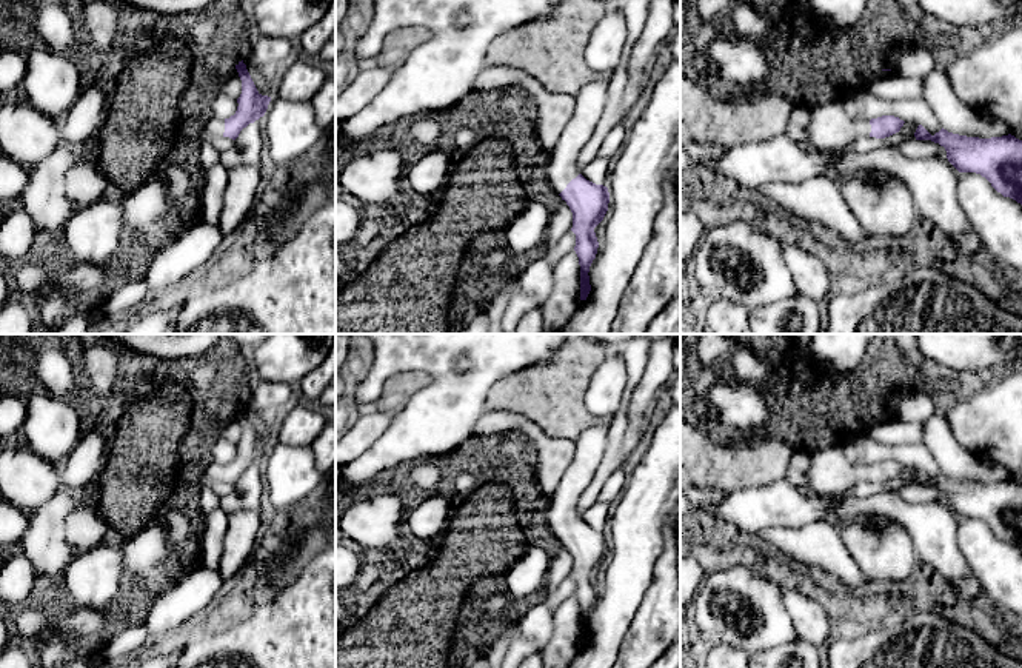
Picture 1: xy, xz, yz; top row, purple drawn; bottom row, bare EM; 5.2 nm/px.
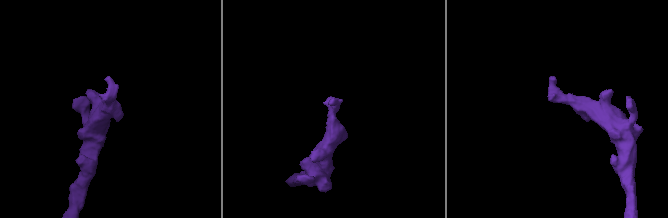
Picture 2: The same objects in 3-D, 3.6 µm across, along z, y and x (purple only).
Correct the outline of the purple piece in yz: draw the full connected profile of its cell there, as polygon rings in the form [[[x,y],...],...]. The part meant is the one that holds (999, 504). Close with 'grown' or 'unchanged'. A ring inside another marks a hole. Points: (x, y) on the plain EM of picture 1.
[[[922,469],[914,482],[939,488],[959,517],[980,519],[1004,542],[1022,549],[1022,485],[1011,479],[991,483],[967,482],[944,473],[931,480]]]; unchanged

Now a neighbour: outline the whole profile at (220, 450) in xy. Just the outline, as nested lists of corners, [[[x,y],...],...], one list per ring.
[[[212,436],[208,442],[208,459],[217,463],[229,463],[237,456],[237,443]]]

